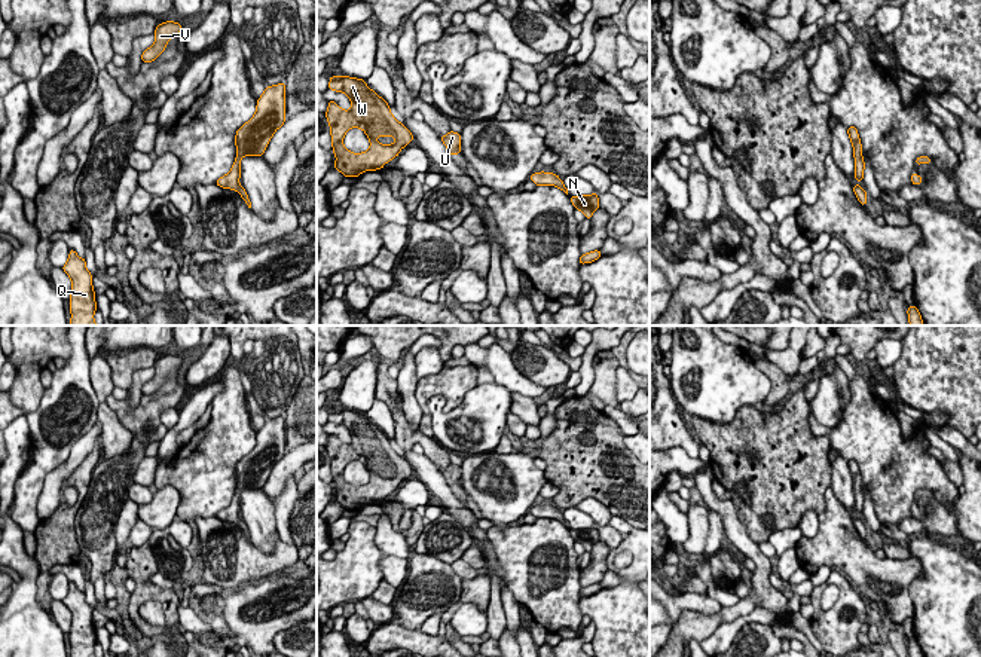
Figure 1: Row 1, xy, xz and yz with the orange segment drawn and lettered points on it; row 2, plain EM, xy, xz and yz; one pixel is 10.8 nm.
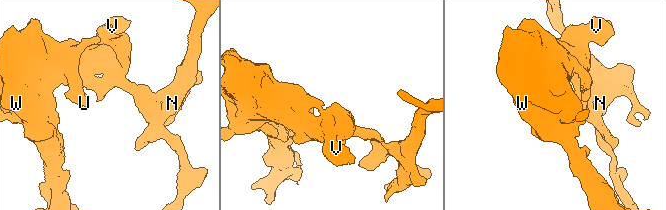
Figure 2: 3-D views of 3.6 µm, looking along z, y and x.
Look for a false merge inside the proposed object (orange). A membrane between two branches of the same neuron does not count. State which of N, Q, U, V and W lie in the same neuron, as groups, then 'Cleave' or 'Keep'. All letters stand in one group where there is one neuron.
Groups: N Q U V W. Keep

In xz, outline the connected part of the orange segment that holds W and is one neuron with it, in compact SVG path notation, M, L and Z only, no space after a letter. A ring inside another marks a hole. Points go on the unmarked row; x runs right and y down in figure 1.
M331 409L328 422L343 425L351 433L351 441L343 443L328 434L326 444L330 458L334 501L345 510L358 510L364 504L383 501L412 476L412 465L391 446L389 438L363 412ZM351 461L366 465L370 480L363 486L352 486L343 479L343 470Z

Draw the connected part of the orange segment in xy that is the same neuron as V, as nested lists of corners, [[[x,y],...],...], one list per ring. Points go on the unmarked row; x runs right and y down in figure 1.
[[[166,354],[162,357],[158,357],[155,363],[155,376],[146,382],[141,388],[143,395],[152,395],[156,392],[166,381],[166,376],[169,372],[181,366],[181,357]]]

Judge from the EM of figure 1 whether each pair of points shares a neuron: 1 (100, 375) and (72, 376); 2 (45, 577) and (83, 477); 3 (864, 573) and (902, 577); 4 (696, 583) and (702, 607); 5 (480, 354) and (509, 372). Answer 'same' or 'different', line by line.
1: different
2: same
3: same
4: different
5: same

